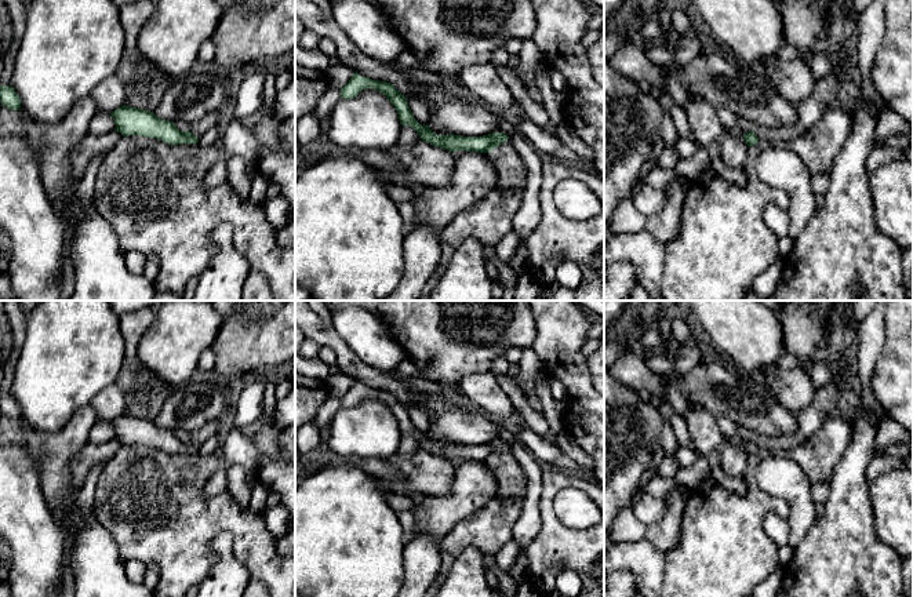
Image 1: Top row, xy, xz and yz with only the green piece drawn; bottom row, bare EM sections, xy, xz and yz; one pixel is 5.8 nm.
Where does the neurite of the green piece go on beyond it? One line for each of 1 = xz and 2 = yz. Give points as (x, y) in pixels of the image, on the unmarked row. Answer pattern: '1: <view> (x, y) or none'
1: none
2: none

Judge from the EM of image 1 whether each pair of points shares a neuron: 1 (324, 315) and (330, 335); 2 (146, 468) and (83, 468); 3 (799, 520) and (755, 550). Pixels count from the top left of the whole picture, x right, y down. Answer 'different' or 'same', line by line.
1: different
2: different
3: different

